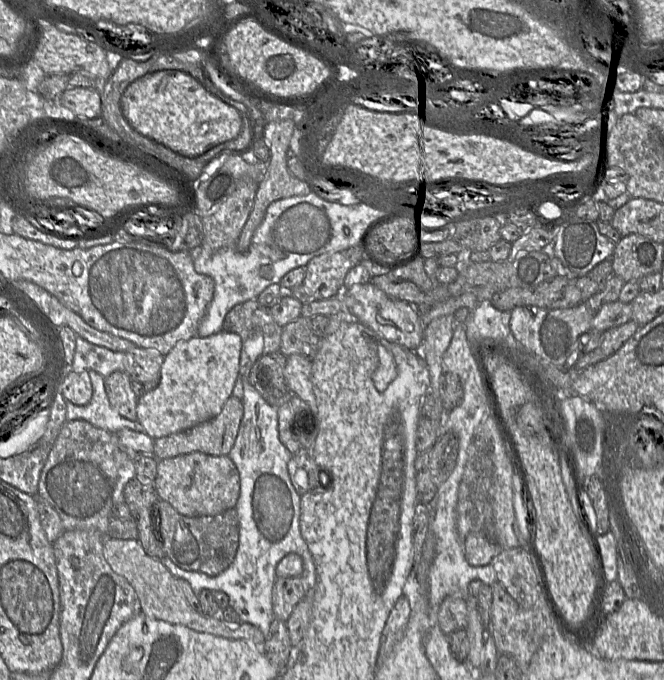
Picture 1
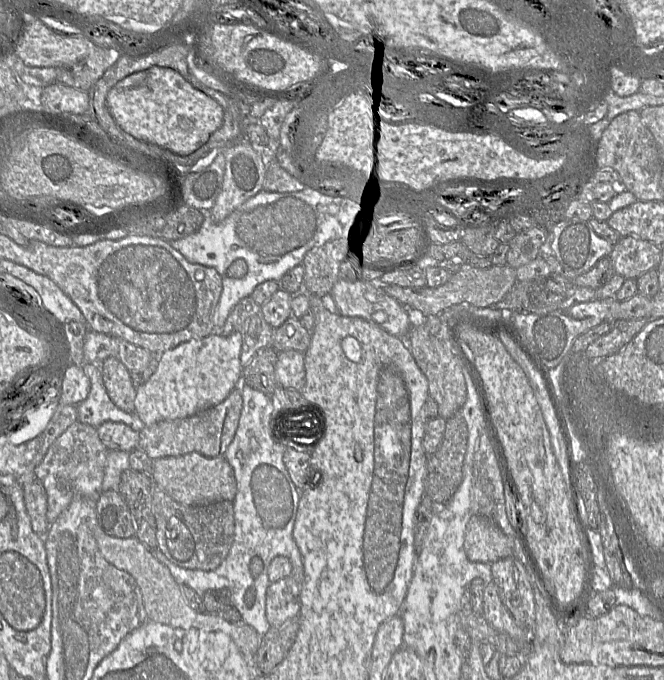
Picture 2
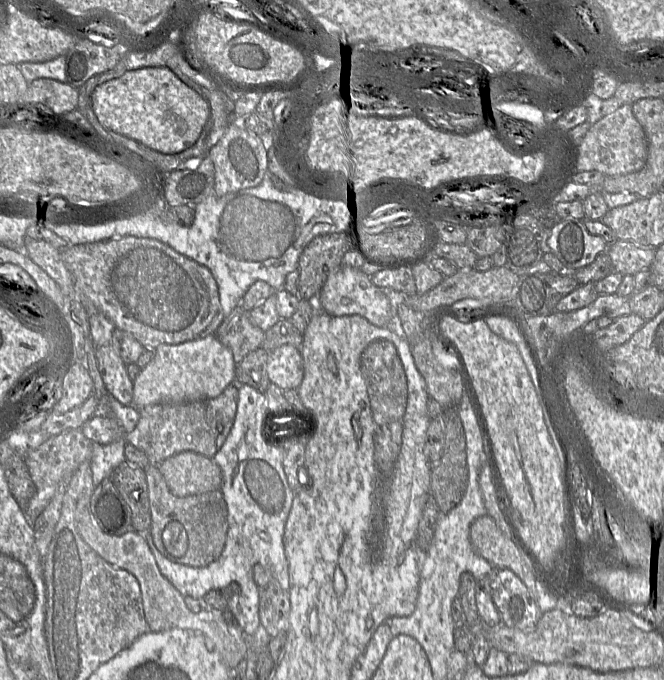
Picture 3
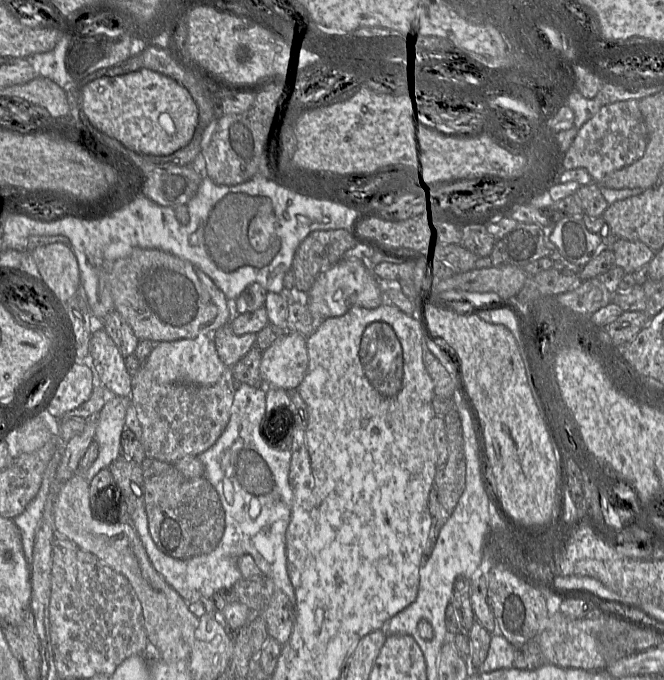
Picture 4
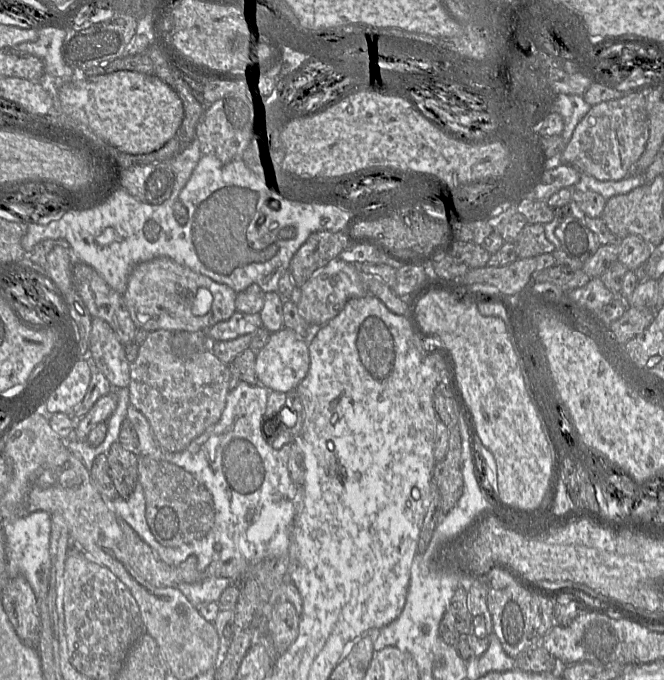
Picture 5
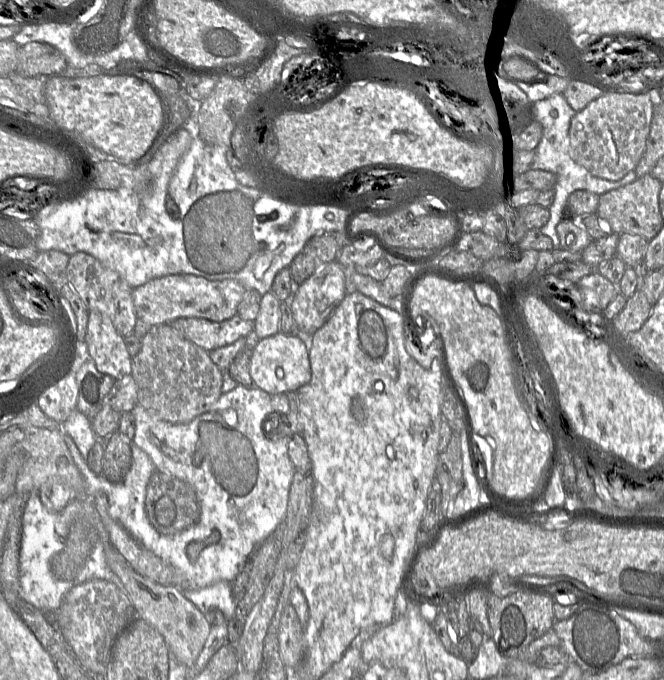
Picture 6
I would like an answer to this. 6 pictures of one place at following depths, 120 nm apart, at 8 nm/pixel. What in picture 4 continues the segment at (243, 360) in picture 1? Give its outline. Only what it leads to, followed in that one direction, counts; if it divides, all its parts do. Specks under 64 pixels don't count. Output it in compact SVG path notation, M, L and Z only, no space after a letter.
M230 323L225 324L213 334L217 354L227 368L242 359L256 343L257 334L236 335Z

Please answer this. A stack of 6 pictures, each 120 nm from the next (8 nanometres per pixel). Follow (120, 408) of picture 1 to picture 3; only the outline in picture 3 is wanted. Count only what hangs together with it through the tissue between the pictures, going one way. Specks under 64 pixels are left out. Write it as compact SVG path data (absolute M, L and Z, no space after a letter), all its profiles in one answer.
M112 345L97 346L96 359L108 393L121 404L132 404L134 381L129 378L127 365Z

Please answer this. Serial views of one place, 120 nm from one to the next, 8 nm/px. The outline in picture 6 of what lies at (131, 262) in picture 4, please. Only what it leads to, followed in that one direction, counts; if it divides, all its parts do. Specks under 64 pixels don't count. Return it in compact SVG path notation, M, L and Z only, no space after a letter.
M174 274L152 279L133 288L133 303L138 319L153 326L178 318L204 318L213 322L228 320L237 314L245 288L232 279L208 280L191 274Z

